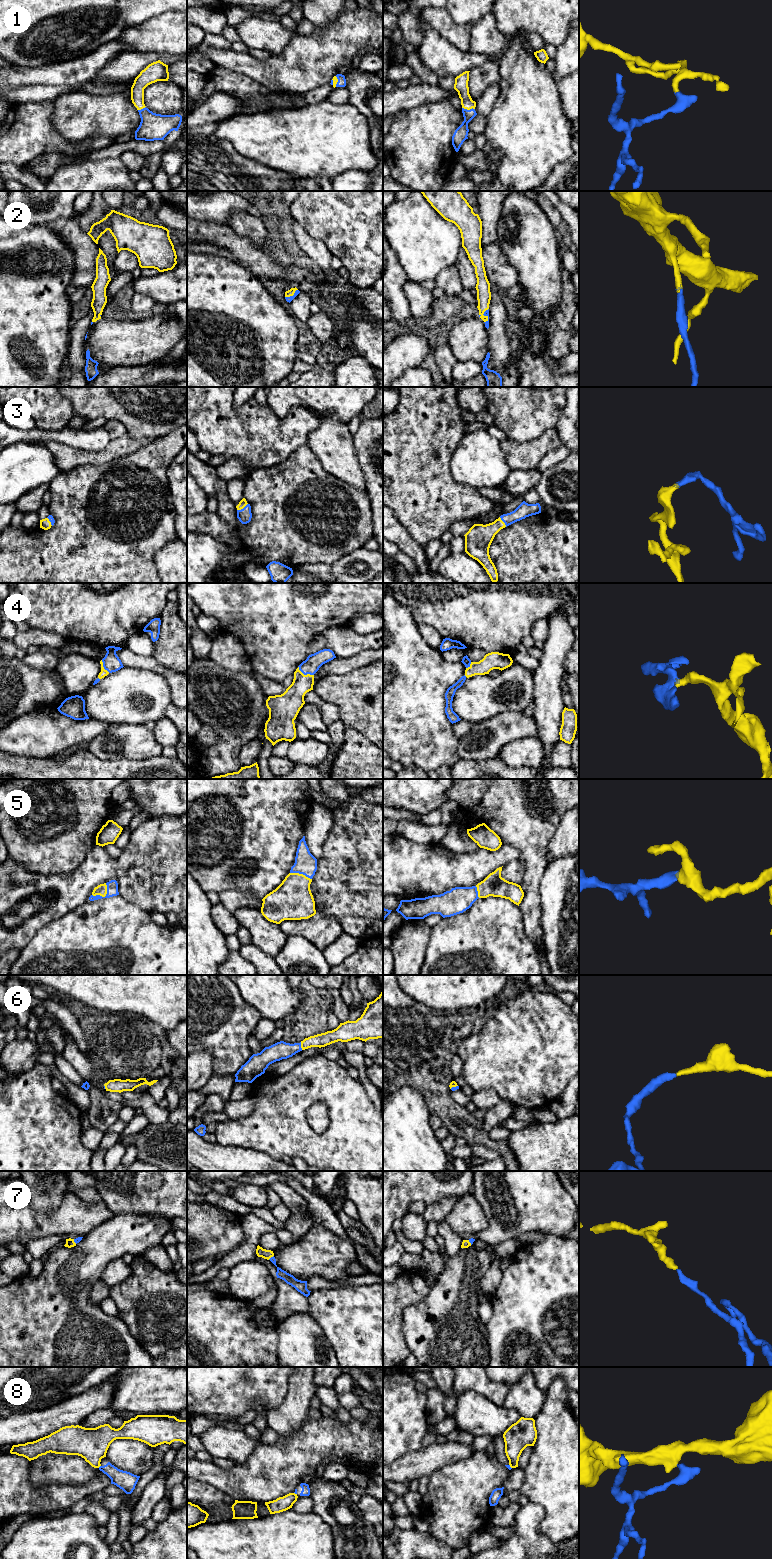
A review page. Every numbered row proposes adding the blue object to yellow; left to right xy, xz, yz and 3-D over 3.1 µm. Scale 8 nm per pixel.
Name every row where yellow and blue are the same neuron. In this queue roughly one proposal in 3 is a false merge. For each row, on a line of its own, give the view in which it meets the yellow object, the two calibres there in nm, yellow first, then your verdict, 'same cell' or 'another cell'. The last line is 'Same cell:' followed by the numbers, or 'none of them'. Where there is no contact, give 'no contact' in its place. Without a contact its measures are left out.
1: meets yellow in yz; 110 nm thick on the yellow side, 110 nm on the other; same cell
2: meets yellow in yz; 110 nm thick on the yellow side, 50 nm on the other; same cell
3: meets yellow in xz; 60 nm thick on the yellow side, 120 nm on the other; same cell
4: meets yellow in xz; 190 nm thick on the yellow side, 140 nm on the other; same cell
5: meets yellow in xy; 90 nm thick on the yellow side, 100 nm on the other; same cell
6: meets yellow in xz; 110 nm thick on the yellow side, 140 nm on the other; same cell
7: meets yellow in xz; 80 nm thick on the yellow side, 80 nm on the other; same cell
8: meets yellow in xy; 260 nm thick on the yellow side, 150 nm on the other; another cell
Same cell: 1, 2, 3, 4, 5, 6, 7

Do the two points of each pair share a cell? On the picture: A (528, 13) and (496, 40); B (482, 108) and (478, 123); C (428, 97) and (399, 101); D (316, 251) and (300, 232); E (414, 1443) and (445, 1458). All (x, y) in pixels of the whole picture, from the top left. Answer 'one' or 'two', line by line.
A: two
B: two
C: one
D: one
E: two

